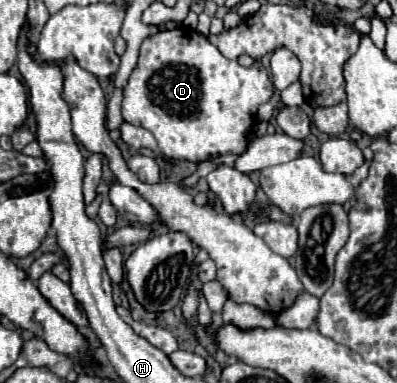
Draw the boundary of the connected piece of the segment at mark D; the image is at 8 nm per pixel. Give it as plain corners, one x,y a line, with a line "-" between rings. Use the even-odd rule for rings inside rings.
182,26
156,32
142,42
138,64
124,88
122,116
124,122
150,130
156,136
158,148
164,156
174,160
204,162
210,156
242,154
246,150
250,142
246,132
256,124
256,110
260,104
270,100
272,90
274,86
270,82
268,70
260,60
256,60
250,68
244,68
236,60
224,58
222,52
206,36
188,26

